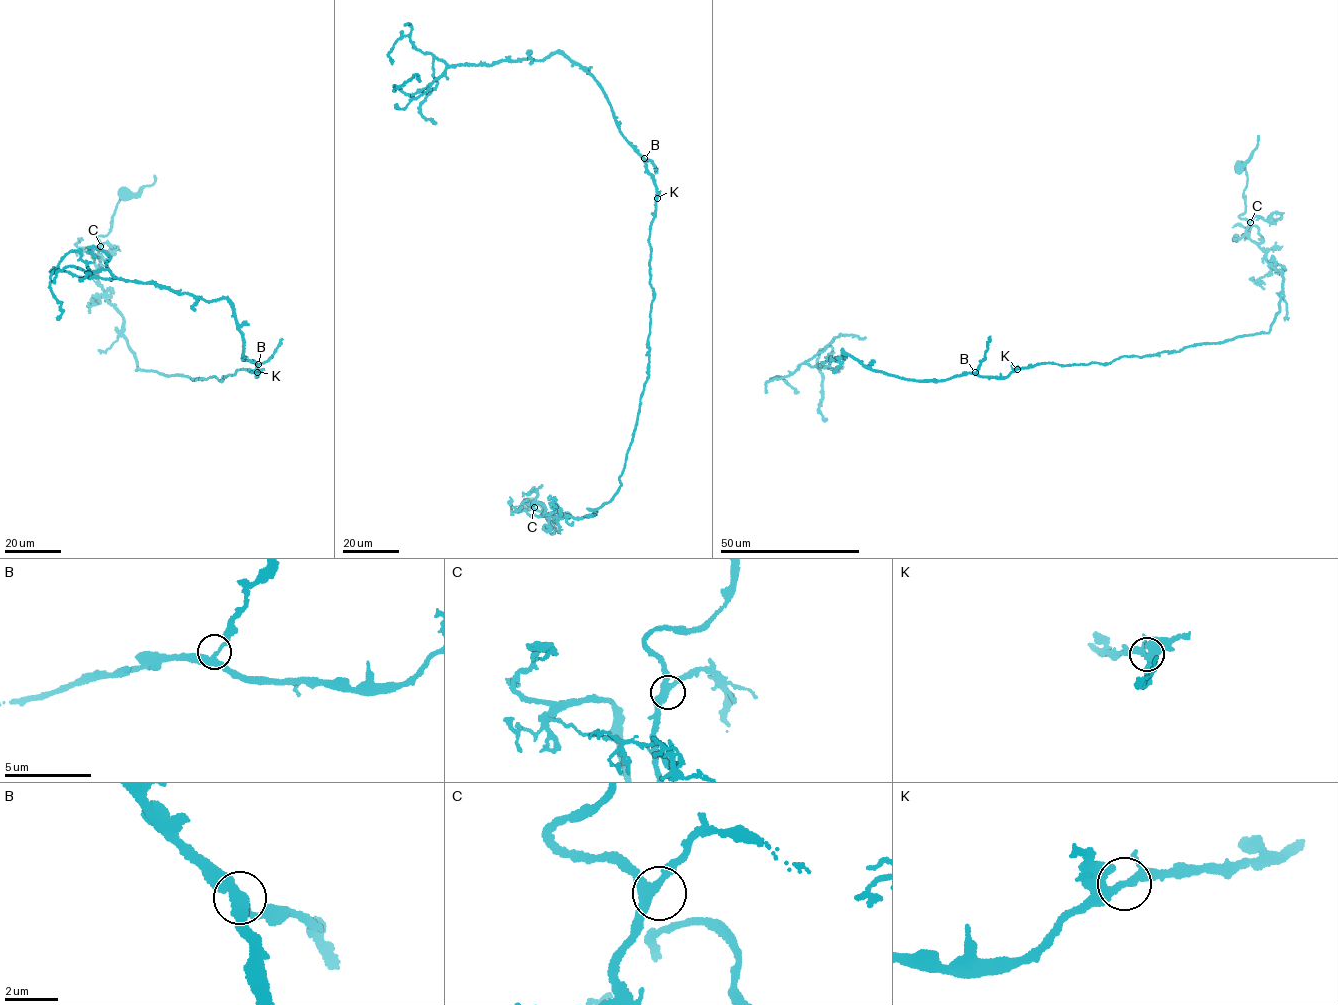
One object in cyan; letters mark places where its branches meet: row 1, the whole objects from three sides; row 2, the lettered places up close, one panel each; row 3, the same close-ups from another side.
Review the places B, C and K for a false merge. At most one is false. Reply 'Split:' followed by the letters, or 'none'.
Split: none

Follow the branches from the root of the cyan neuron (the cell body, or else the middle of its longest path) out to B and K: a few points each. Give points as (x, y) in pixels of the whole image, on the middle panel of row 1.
B: (528, 502), (583, 518), (621, 485), (648, 375), (657, 193), (644, 158)
K: (528, 502), (528, 510), (534, 503), (525, 499), (549, 515), (583, 518), (621, 486), (648, 375), (657, 198)

